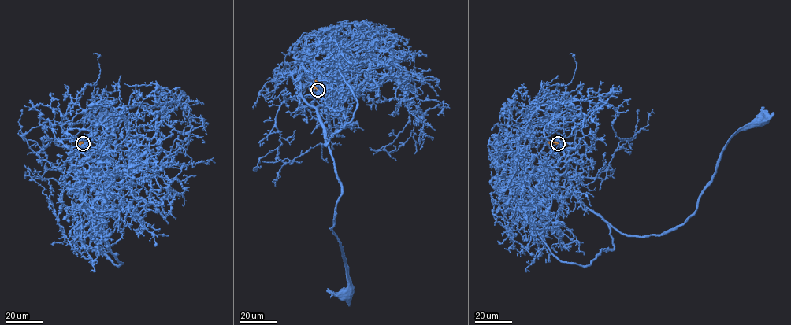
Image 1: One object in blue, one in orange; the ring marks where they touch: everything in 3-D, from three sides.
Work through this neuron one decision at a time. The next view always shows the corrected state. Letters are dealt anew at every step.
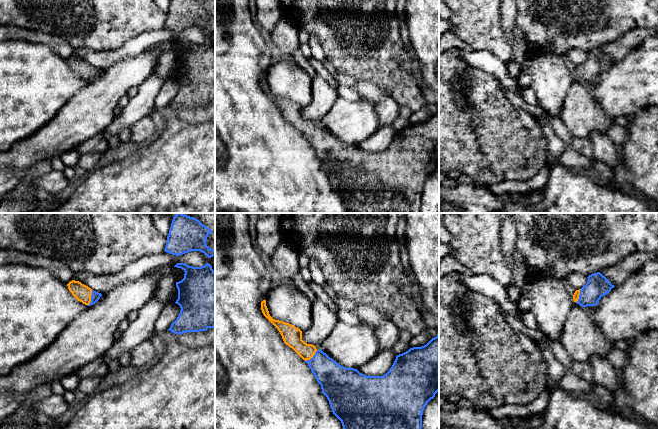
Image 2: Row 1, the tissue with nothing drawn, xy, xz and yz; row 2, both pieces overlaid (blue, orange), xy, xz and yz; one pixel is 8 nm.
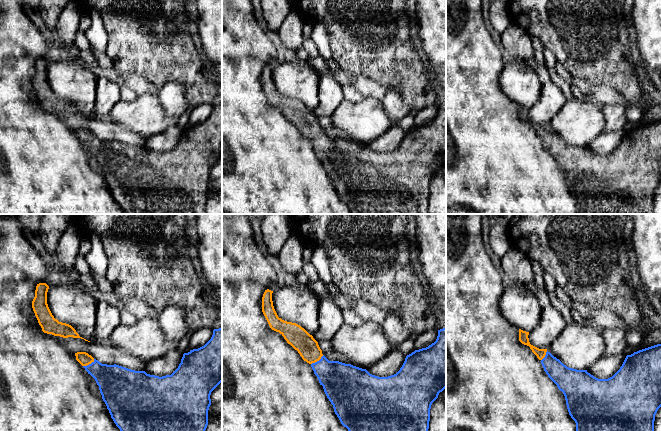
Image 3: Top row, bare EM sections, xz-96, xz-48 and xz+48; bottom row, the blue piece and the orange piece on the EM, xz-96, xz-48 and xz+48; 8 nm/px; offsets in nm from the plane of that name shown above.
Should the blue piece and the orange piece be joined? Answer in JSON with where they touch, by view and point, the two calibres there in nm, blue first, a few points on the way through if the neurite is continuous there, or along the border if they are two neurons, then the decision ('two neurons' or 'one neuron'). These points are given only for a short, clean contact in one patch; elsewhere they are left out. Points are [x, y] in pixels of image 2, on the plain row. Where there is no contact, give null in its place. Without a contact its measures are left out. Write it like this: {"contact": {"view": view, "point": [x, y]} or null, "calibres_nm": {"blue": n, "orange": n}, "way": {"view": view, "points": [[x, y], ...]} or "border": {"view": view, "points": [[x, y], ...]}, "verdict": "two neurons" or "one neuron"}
{"contact": {"view": "xy", "point": [91, 74]}, "calibres_nm": {"blue": 70, "orange": 140}, "way": {"view": "xy", "points": [[95, 72], [91, 74], [81, 68]]}, "verdict": "one neuron"}

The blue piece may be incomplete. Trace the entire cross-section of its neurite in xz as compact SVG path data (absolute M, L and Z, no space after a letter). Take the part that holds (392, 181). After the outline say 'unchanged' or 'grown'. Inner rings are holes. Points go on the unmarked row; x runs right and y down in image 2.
M266 76L261 78L261 86L263 91L278 105L284 119L306 137L321 161L322 169L327 173L333 190L341 197L346 213L421 213L424 184L439 167L439 105L437 112L426 121L410 124L397 131L392 143L383 152L366 152L357 145L339 141L322 126L317 126L314 121L305 119L300 105L273 95L266 82Z; grown

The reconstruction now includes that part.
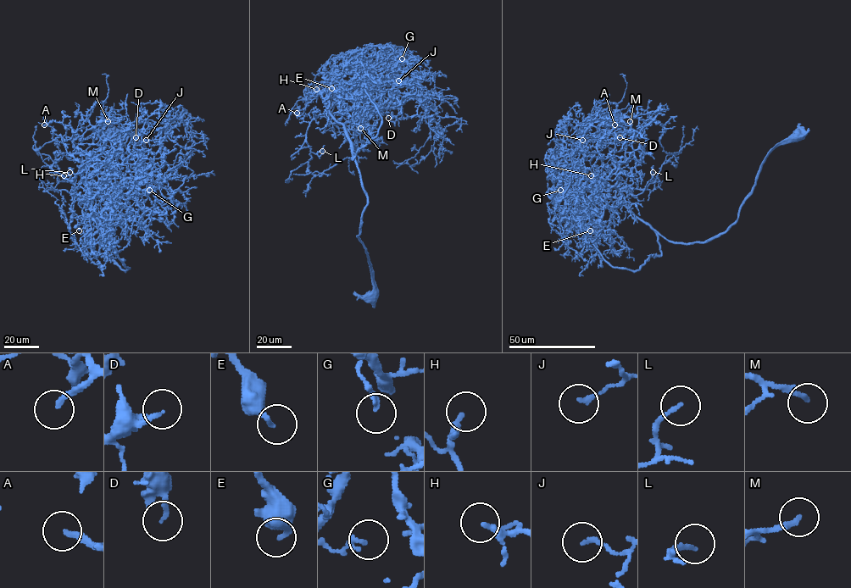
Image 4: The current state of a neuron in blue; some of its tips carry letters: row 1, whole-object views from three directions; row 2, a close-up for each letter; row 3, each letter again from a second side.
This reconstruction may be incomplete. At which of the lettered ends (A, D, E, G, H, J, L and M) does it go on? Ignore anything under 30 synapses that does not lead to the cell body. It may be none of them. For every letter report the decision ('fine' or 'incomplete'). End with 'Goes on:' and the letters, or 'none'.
A: incomplete
D: fine
E: fine
G: fine
H: fine
J: fine
L: incomplete
M: incomplete
Goes on: A, L, M

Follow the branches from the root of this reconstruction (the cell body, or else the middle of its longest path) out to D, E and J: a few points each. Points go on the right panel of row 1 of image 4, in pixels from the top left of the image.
D: (800, 135), (768, 154), (725, 230), (688, 243), (666, 240), (580, 180), (577, 152), (597, 132), (620, 137)
E: (800, 135), (768, 154), (738, 219), (704, 241), (666, 240), (618, 199), (593, 190), (584, 218), (590, 230)
J: (800, 135), (768, 154), (725, 230), (688, 243), (641, 221), (615, 186), (577, 173), (582, 140)

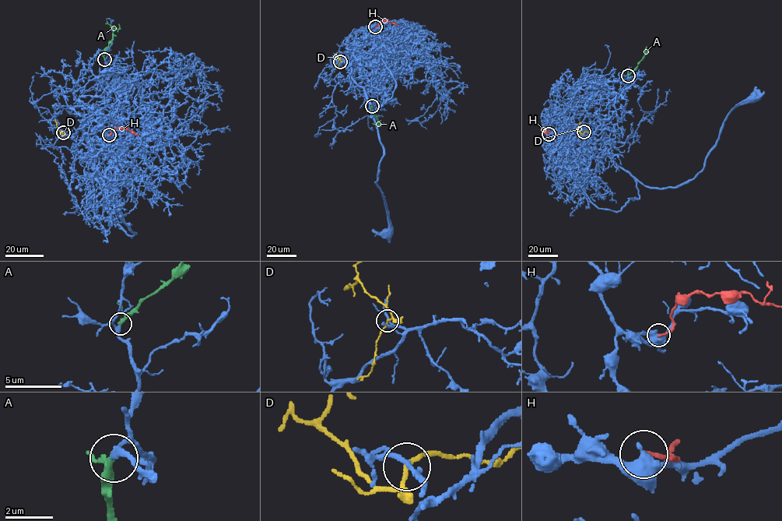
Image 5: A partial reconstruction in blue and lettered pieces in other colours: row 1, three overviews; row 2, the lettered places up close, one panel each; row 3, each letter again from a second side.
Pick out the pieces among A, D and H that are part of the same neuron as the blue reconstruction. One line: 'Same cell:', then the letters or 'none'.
Same cell: A

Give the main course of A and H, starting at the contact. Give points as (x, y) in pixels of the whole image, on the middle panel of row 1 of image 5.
A: (372, 106), (372, 113), (377, 117), (379, 124), (382, 124)
H: (375, 26), (385, 21), (398, 25)

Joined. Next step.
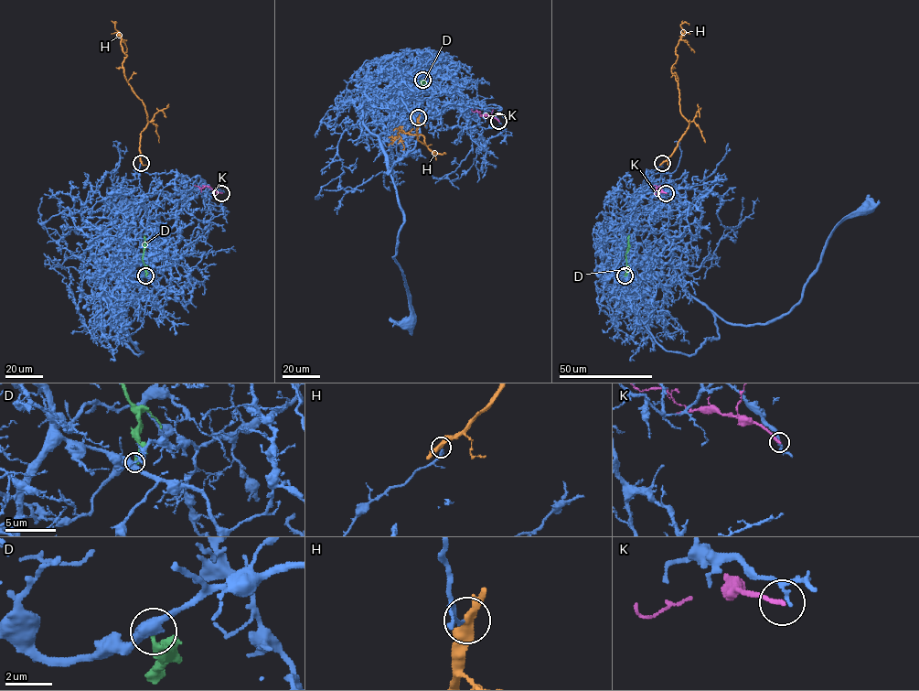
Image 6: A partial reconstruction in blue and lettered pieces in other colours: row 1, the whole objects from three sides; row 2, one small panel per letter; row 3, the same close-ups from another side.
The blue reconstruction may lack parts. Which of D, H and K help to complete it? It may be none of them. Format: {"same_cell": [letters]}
{"same_cell": []}

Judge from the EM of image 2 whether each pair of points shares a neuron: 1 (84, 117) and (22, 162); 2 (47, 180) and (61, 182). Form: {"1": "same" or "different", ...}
{"1": "same", "2": "same"}

